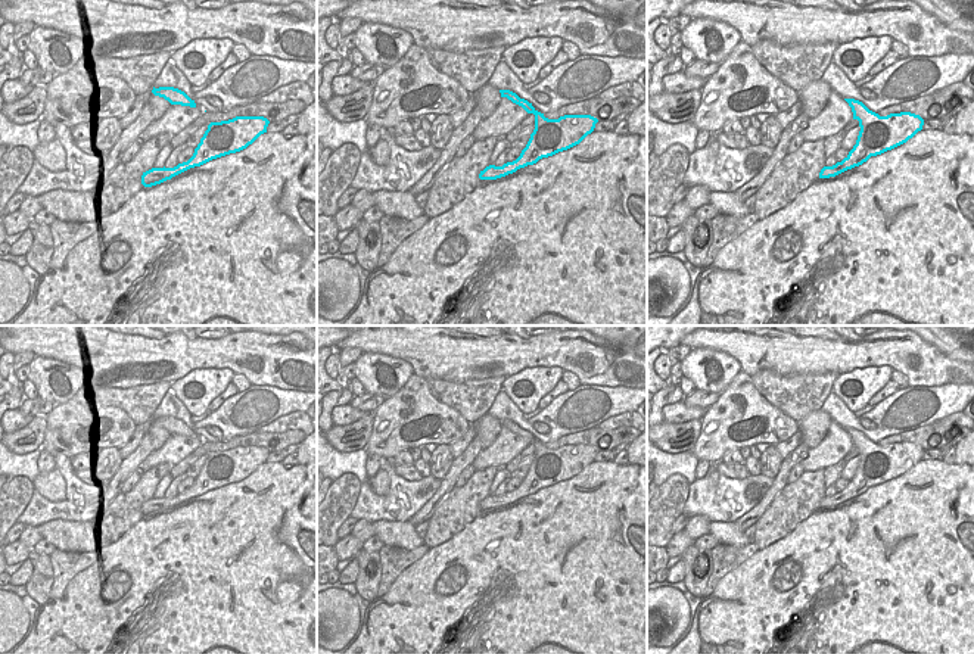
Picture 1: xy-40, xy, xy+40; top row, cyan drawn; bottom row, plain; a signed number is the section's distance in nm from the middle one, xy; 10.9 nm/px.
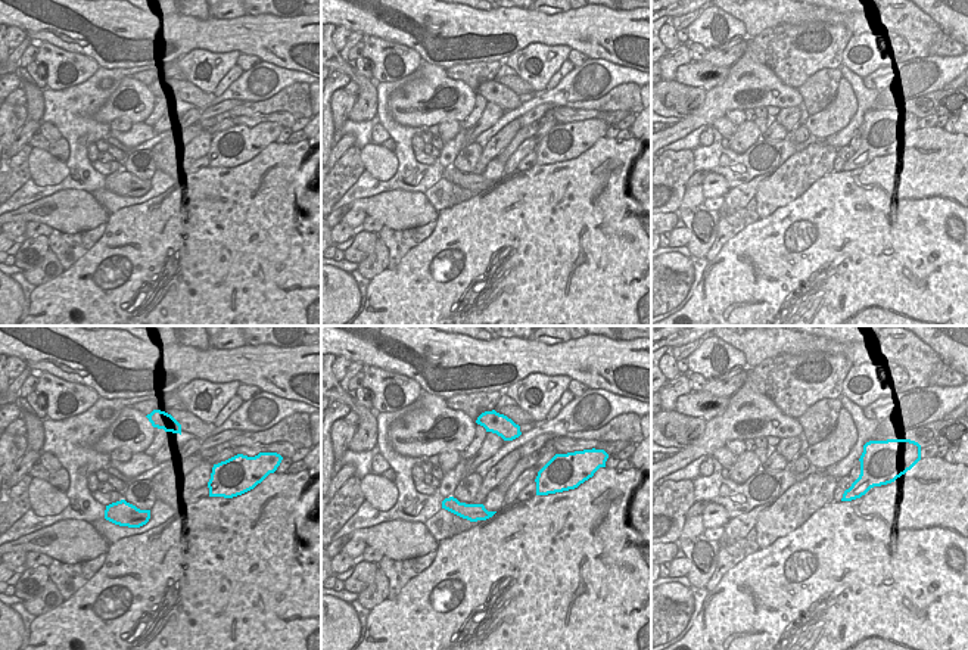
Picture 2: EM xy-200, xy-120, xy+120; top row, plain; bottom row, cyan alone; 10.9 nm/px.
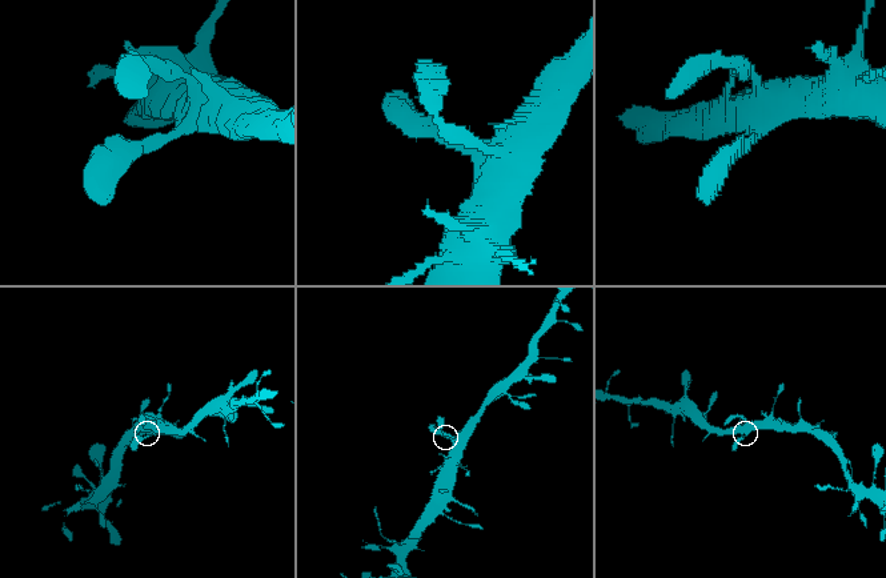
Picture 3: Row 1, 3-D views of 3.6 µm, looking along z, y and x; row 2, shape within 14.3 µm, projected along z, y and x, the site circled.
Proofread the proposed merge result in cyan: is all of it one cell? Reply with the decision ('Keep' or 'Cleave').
Keep.

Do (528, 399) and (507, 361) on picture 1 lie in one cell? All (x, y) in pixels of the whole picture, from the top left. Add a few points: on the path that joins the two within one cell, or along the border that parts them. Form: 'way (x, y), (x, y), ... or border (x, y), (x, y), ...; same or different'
border (548, 366), (525, 367), (507, 377); different

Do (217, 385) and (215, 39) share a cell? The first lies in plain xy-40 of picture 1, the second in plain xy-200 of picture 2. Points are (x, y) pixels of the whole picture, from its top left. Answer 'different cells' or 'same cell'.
different cells

